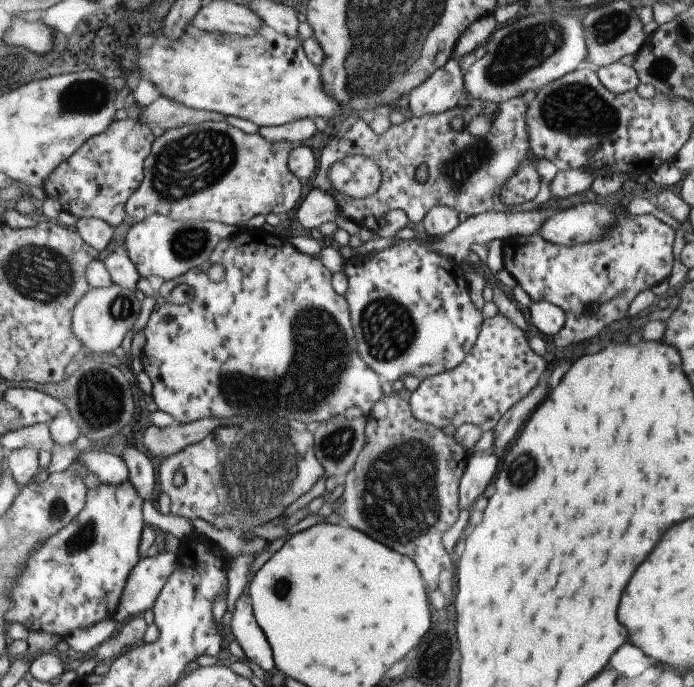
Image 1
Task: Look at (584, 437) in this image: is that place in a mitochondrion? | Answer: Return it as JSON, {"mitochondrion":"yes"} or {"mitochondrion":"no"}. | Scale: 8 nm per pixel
{"mitochondrion":"no"}

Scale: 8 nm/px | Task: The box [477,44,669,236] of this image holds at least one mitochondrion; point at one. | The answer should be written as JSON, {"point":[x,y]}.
{"point":[573,110]}

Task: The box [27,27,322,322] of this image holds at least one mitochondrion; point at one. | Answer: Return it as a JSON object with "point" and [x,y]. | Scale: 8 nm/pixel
{"point":[198,161]}

